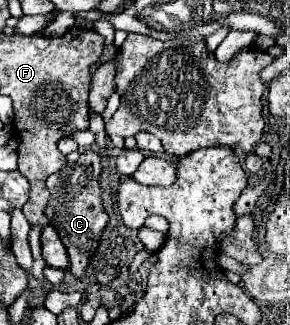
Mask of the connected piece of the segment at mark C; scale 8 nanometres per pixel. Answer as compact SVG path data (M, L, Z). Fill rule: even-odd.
M85 150L77 162L69 162L59 172L51 174L47 178L47 188L51 192L49 206L45 208L45 214L49 216L51 224L59 232L69 260L71 260L71 272L75 278L83 278L93 254L97 252L101 244L103 230L109 224L109 214L103 206L103 188L101 188L101 174L103 174L103 158L95 150Z

